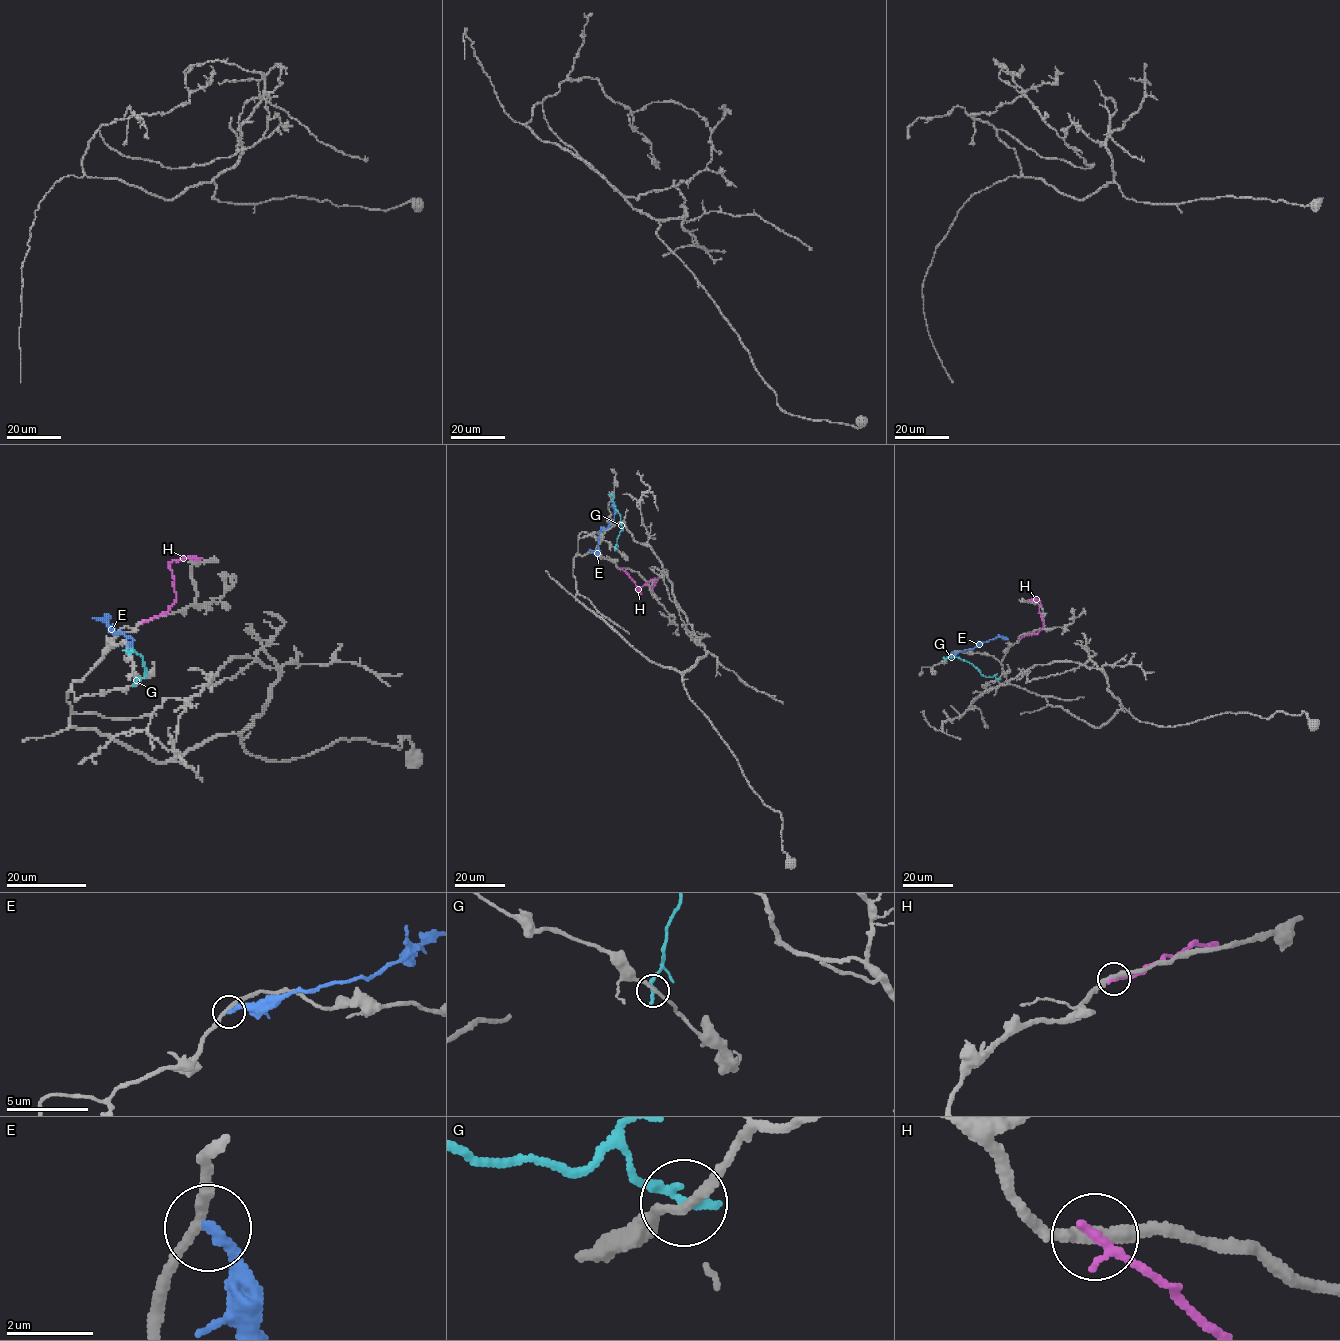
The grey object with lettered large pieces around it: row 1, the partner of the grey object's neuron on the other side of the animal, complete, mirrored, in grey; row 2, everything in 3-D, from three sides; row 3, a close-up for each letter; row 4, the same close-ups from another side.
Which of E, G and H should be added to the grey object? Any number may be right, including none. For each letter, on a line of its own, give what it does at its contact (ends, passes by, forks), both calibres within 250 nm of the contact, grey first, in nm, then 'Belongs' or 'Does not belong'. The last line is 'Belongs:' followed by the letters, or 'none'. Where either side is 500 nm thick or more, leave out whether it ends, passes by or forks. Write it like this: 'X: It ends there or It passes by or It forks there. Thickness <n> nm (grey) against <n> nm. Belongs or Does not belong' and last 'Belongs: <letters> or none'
E: It ends there. Thickness 220 nm (grey) against 280 nm. Does not belong
G: It ends there. Thickness 200 nm (grey) against 280 nm. Does not belong
H: It ends there. Thickness 320 nm (grey) against 240 nm. Does not belong
Belongs: none

